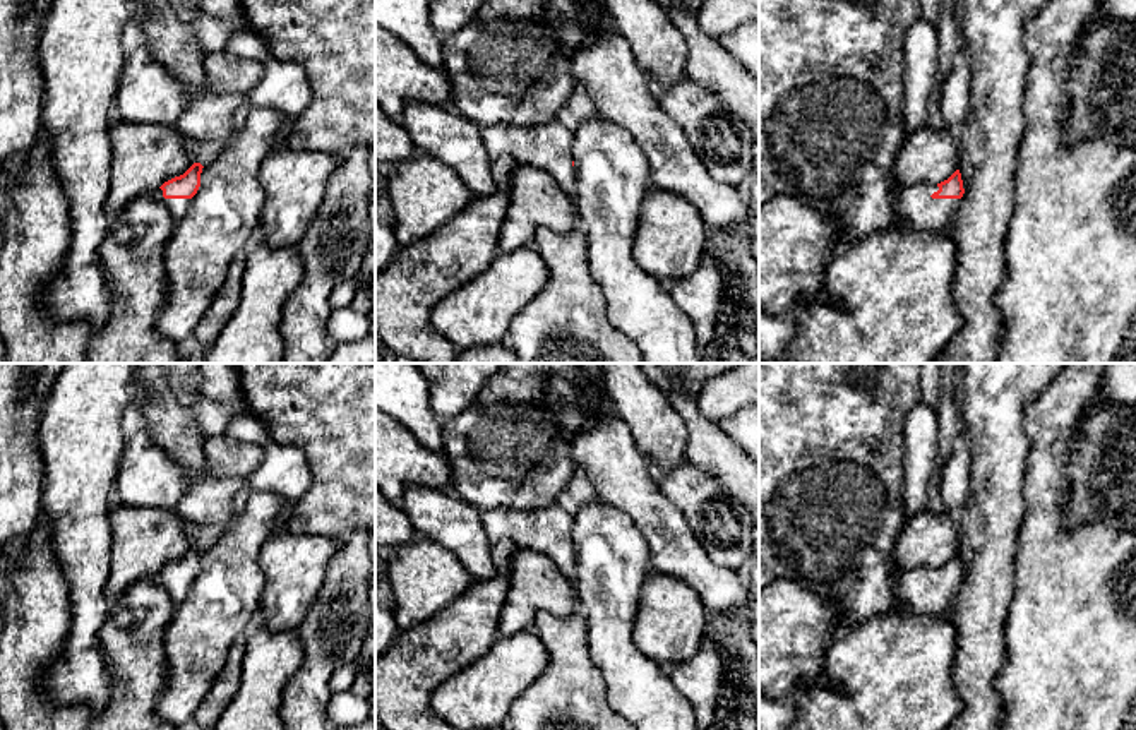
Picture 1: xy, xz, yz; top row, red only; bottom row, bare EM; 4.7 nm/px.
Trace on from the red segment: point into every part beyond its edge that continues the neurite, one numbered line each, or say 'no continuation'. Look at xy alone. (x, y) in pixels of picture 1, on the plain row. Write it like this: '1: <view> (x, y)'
1: xy (177, 592)

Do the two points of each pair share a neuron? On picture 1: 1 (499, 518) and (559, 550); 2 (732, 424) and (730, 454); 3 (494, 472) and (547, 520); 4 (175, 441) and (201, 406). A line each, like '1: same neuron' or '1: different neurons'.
1: same neuron
2: different neurons
3: different neurons
4: different neurons

